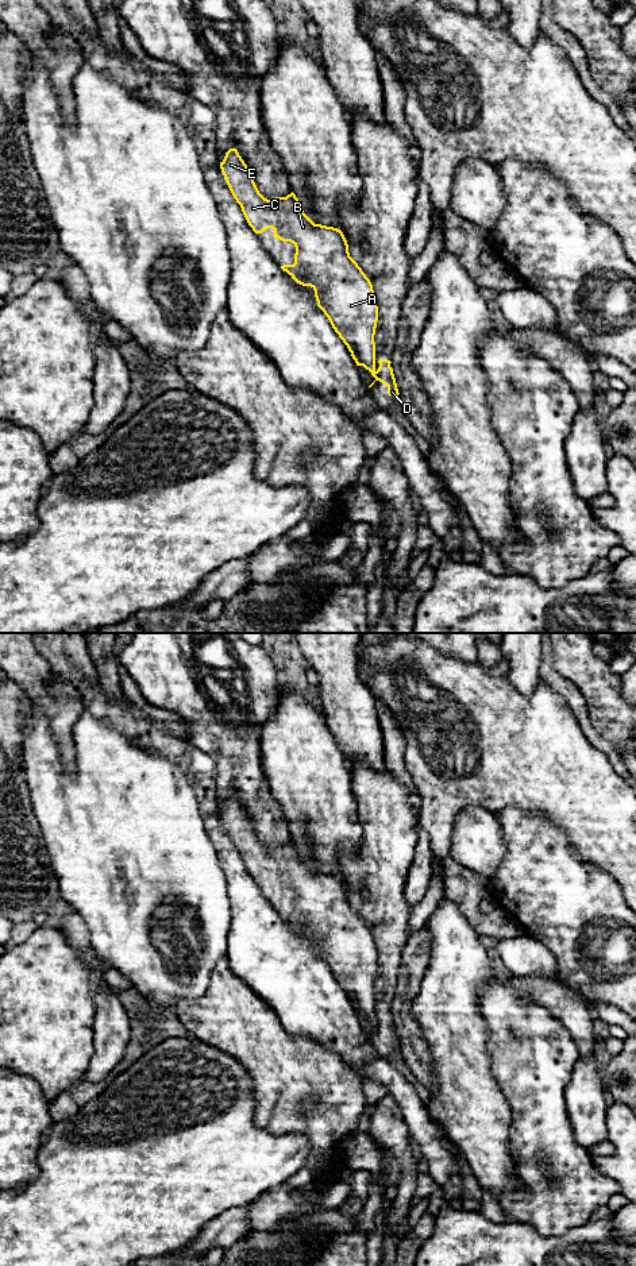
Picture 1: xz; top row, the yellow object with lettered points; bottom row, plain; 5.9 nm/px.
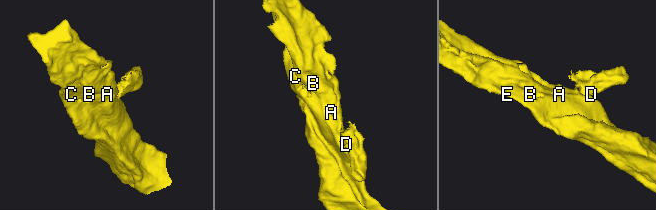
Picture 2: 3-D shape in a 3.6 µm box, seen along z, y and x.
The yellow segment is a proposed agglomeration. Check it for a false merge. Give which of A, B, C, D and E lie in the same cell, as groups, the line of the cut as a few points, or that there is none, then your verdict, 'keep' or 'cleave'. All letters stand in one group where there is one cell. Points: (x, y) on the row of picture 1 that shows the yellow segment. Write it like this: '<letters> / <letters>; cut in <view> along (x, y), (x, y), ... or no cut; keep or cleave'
A B C E / D; cut in xz along (374, 371), (376, 377); cleave

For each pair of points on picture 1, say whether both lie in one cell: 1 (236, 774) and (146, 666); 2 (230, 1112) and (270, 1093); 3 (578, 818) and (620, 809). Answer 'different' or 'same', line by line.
1: same
2: different
3: same

